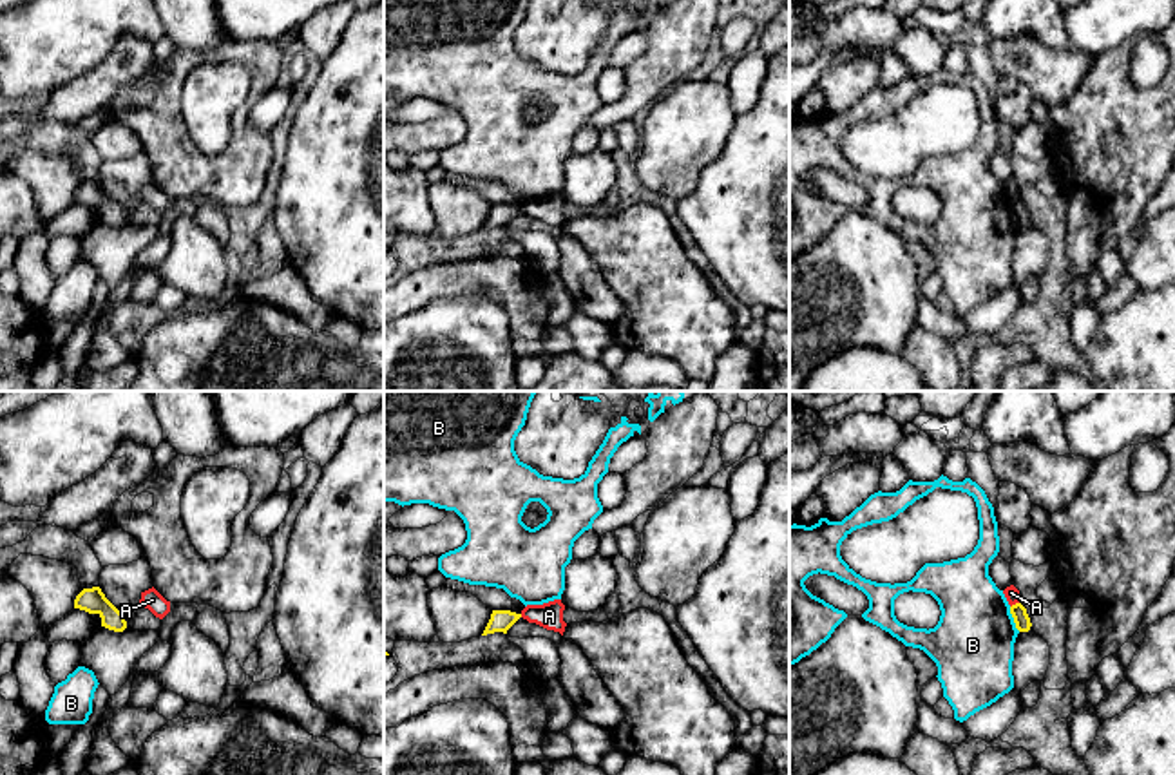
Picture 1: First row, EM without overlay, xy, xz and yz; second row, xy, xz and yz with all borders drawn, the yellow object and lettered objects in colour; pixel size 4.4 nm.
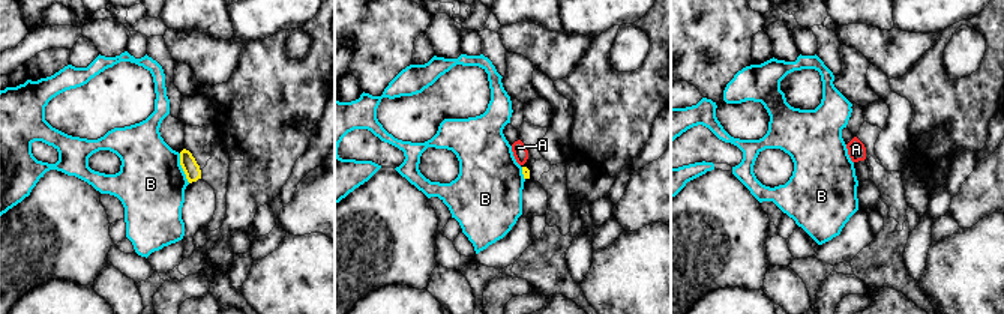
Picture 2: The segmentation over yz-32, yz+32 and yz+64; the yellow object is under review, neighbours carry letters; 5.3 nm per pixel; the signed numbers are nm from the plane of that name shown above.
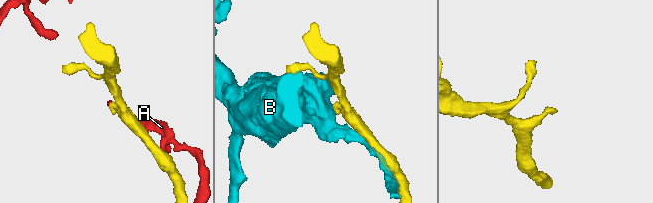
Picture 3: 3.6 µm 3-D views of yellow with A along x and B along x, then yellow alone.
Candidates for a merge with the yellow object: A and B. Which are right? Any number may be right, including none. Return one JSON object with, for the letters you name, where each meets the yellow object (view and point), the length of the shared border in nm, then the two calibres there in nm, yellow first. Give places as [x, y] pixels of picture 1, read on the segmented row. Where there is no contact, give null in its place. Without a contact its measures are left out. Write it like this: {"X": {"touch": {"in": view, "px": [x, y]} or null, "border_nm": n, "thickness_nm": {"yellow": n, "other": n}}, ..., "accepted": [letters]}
{"accepted": []}

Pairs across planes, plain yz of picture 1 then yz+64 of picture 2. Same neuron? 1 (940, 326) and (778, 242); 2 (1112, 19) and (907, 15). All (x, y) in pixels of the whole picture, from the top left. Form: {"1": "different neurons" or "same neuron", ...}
{"1": "same neuron", "2": "same neuron"}

